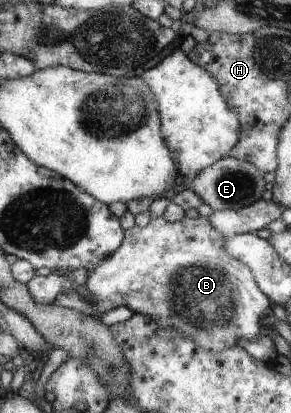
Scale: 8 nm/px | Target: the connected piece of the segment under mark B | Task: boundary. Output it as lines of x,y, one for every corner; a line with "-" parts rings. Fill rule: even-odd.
201,215
199,218
196,218
196,219
190,219
190,218
185,217
183,220
180,220
174,223
167,222
166,219
164,219
163,217
160,217
160,218
151,218
150,223
144,227
141,227
135,224
135,226
133,226
132,228
130,228
130,230
128,230
128,233
126,234
126,237
124,238
123,246
120,246
119,249
117,249
115,253
110,254
108,258
104,258
104,261
100,262
99,266
96,266
96,269
88,271
88,278
86,282
84,283
84,286
86,286
87,290
89,291
89,296
84,297
84,298
86,298
85,299
86,302
92,304
94,316
98,316
98,315
95,315
95,312
98,314
104,314
107,311
116,309
117,307
126,306
127,308
130,308
130,310
132,310
132,312
134,313
151,315
152,318
158,319
159,323
162,323
164,327
167,327
168,330
172,332
172,334
180,334
180,336
184,336
184,334
188,334
188,338
196,338
196,342
198,342
200,346
206,347
207,350
224,350
224,348
228,348
228,346
239,346
238,340
240,340
240,338
242,338
242,340
256,340
257,336
260,336
260,337
271,336
272,337
273,333
275,332
273,330
270,330
270,328
268,328
268,326
264,324
264,318
268,318
268,320
272,320
272,318
275,318
274,314
272,314
272,302
270,302
271,299
268,298
266,294
263,294
262,291
260,291
259,284
255,282
255,276
252,275
252,272
248,270
248,268
244,266
244,264
240,262
239,259
232,258
232,256
228,254
226,250
224,250
224,237
220,236
220,233
216,231
214,227
211,226
211,223
208,222
208,218
202,217

